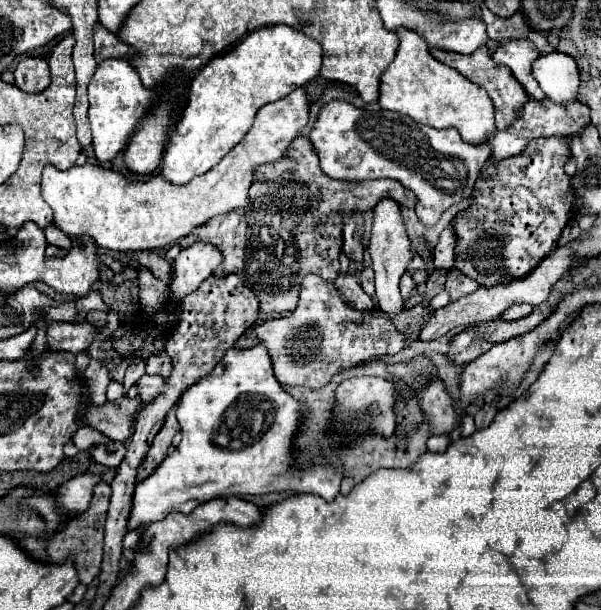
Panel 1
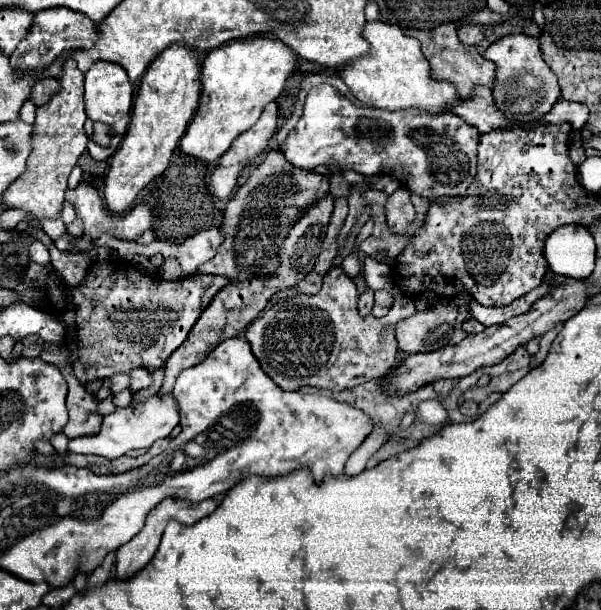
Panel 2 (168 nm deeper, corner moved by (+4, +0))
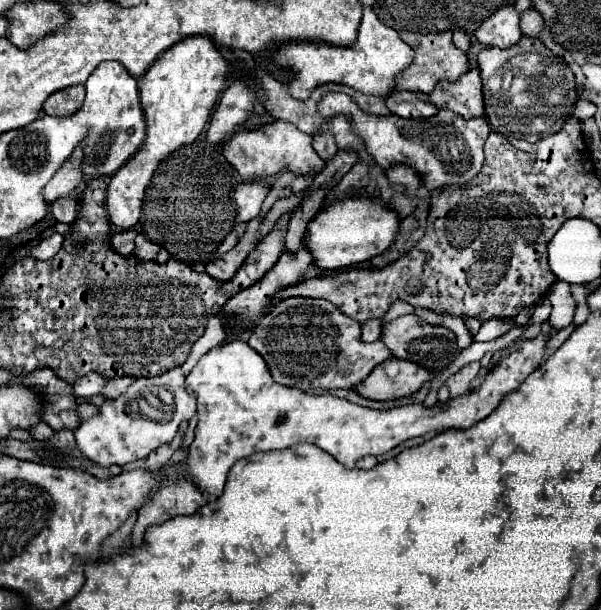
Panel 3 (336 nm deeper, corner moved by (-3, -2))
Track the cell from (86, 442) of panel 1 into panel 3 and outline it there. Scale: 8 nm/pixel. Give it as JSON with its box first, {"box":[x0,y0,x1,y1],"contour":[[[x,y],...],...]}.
{"box":[29,423,55,439],"contour":[[[37,423],[35,427],[31,427],[29,431],[35,439],[51,439],[55,435],[55,431],[51,427],[47,427],[47,423]]]}

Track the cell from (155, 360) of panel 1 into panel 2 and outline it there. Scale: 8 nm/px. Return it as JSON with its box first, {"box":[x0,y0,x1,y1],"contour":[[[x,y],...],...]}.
{"box":[128,369,152,393],"contour":[[[134,369],[130,373],[130,385],[128,385],[128,389],[132,393],[136,393],[136,391],[146,389],[150,383],[152,383],[152,373],[148,373],[148,369]]]}

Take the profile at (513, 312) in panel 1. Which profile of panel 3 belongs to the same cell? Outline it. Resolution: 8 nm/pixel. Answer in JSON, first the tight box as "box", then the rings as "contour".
{"box":[473,319,515,341],"contour":[[[499,319],[485,321],[473,339],[475,341],[493,341],[493,339],[501,337],[503,333],[507,333],[509,329],[513,329],[513,325],[515,325],[513,319],[505,319],[505,323],[503,323],[503,319],[501,319],[501,323],[499,323]]]}

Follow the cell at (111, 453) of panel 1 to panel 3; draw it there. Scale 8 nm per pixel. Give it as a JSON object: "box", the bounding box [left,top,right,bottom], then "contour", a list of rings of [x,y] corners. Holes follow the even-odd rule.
{"box":[75,367,195,467],"contour":[[[175,367],[159,377],[141,377],[127,389],[127,393],[117,399],[109,399],[103,407],[99,407],[97,417],[85,419],[81,423],[81,427],[75,431],[75,439],[77,447],[91,461],[103,467],[125,465],[135,459],[147,457],[153,449],[165,443],[171,443],[179,431],[179,425],[183,421],[189,421],[193,415],[195,397],[185,391],[185,375],[181,367]],[[161,381],[167,381],[167,389],[163,389]]]}

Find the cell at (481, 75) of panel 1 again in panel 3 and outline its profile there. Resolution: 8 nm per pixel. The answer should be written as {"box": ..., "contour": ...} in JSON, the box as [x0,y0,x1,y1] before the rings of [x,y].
{"box":[399,31,469,93],"contour":[[[403,31],[401,37],[415,49],[415,61],[411,63],[407,73],[403,73],[399,77],[401,89],[431,93],[439,81],[451,81],[453,83],[469,71],[467,53],[453,45],[453,33],[451,31],[443,31],[443,33],[407,33],[407,31]]]}

